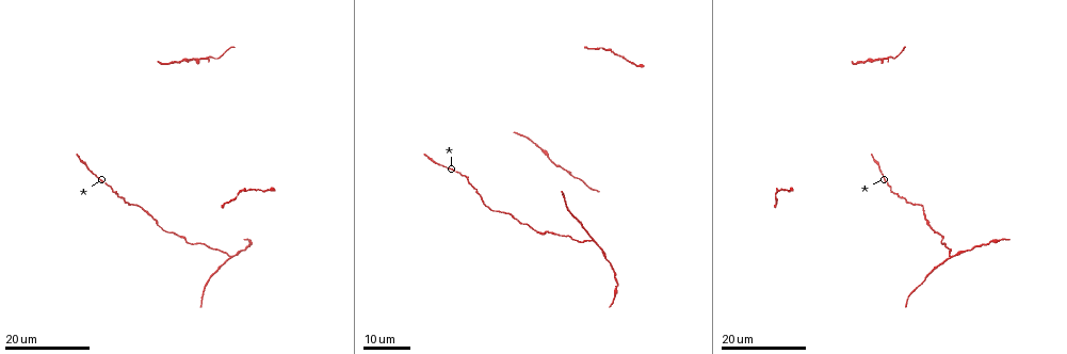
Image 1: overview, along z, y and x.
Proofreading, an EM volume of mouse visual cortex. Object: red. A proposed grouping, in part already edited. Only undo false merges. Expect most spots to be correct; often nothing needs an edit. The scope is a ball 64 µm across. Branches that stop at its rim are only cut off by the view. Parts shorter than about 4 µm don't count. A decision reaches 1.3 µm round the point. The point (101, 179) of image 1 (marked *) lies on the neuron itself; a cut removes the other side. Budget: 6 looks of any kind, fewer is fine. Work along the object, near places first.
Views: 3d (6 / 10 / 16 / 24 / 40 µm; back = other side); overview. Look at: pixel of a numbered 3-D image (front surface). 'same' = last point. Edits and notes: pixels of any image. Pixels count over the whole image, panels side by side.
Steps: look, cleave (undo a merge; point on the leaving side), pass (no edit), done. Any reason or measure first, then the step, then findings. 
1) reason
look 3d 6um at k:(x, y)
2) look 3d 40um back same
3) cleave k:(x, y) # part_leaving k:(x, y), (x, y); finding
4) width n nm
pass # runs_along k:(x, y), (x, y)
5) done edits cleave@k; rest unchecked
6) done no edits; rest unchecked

look 3d 16um at 1:(936, 266)

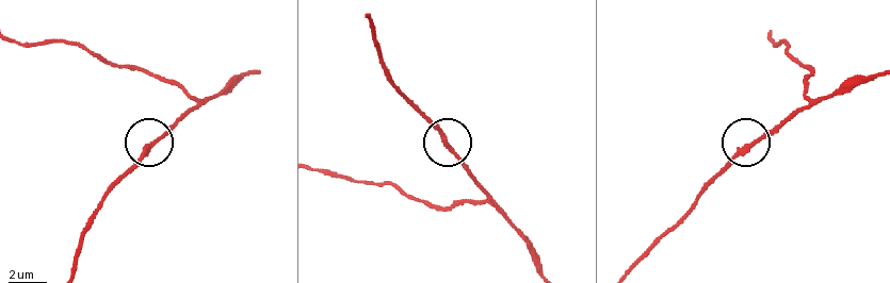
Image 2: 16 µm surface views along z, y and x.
zoom in
look 3d 6um at 2:(454, 151)

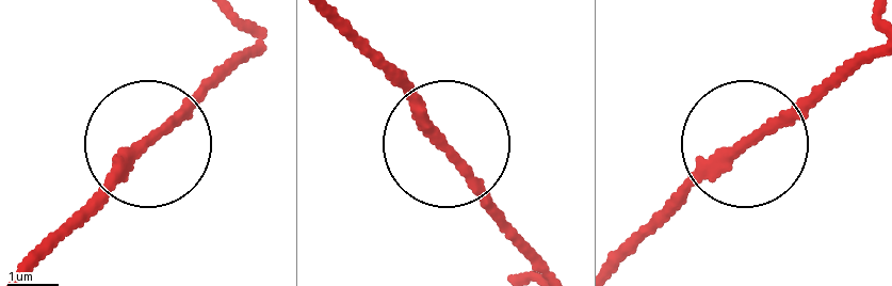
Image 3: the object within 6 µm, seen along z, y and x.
width 220 nm
pass # all the same neuron

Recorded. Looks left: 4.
calibre changes
look 3d 16um at 1:(929, 226)

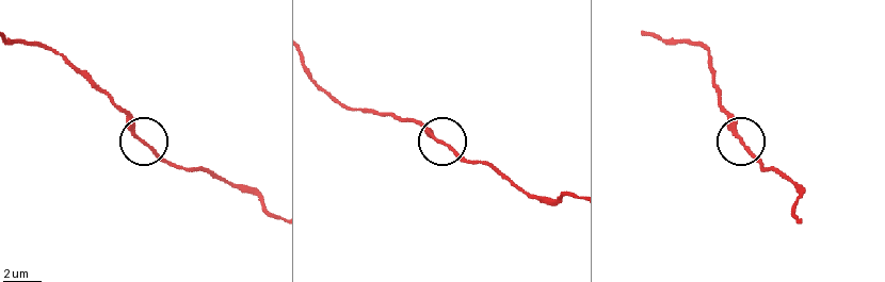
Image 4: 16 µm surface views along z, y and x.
look 3d 10um at 4:(146, 144)

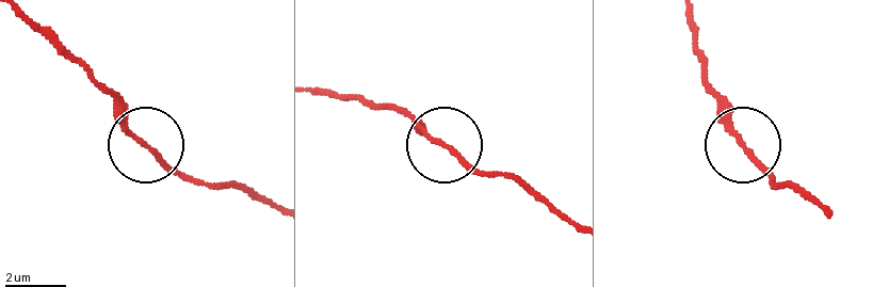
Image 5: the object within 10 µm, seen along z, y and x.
pass # runs_along 5:(688, 17), (702, 86), (770, 184); continuous, no second neuron

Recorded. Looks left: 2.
calibre changes
look 3d 24um at 1:(184, 239)

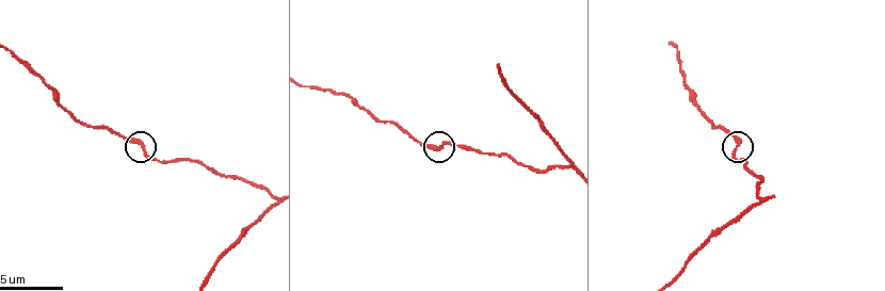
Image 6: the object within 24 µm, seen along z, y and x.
zoom in
look 3d 6um at 6:(143, 149)

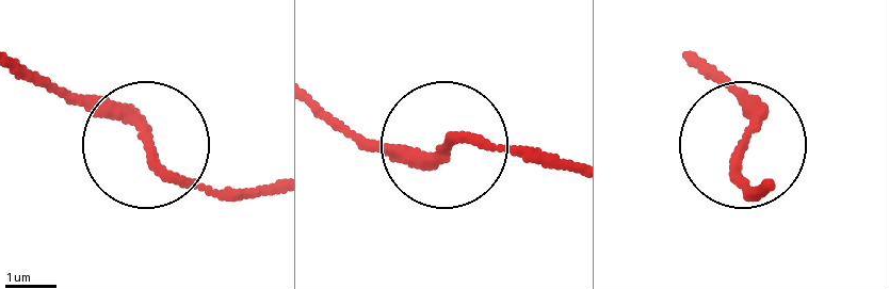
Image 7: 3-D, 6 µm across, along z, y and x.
pass # runs_along 7:(14, 60), (128, 119), (179, 175), (239, 196); continuous, no second neuron

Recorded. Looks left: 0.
done no edits; rest unchecked

